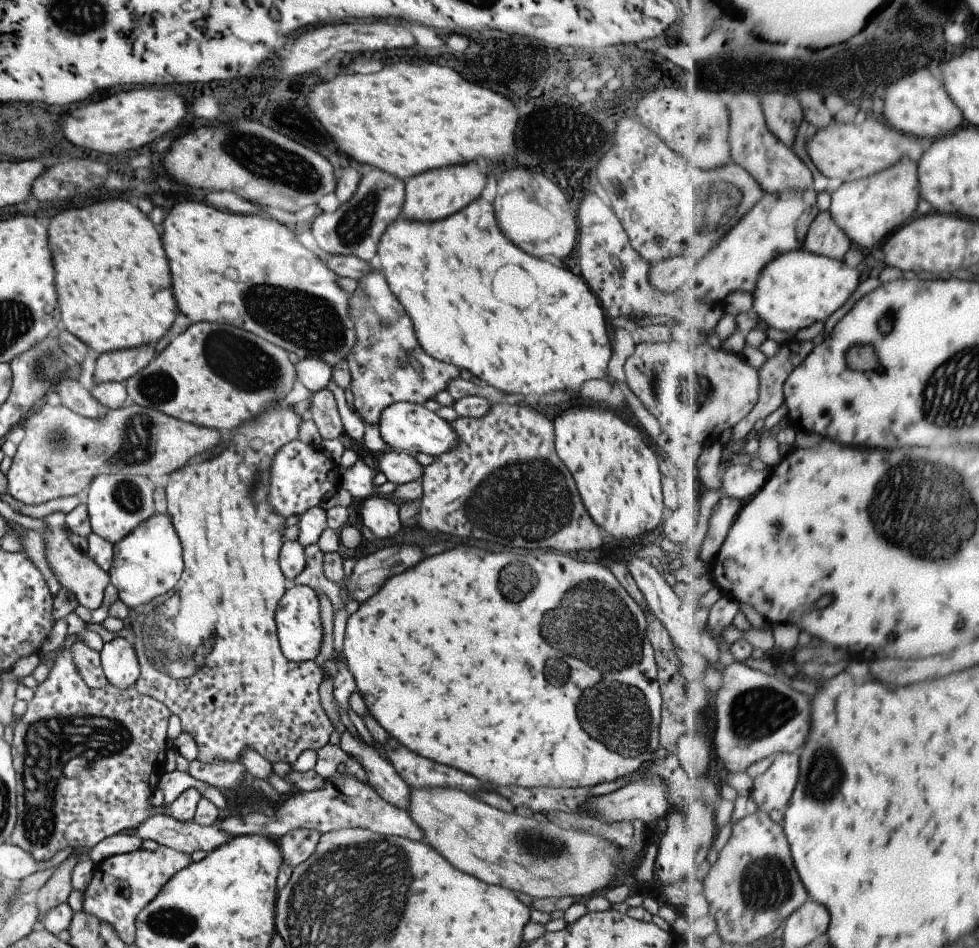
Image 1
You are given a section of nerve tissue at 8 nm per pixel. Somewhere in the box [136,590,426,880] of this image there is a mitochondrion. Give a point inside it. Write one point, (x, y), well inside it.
(181, 640)

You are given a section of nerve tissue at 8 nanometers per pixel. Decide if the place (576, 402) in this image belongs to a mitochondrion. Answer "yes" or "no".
no

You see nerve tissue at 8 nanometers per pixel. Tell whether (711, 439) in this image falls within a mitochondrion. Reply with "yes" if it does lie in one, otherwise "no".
no

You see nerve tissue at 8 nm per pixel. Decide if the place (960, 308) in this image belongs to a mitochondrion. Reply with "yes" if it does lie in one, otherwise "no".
no

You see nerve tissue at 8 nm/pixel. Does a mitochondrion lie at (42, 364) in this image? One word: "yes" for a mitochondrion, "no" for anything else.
yes

